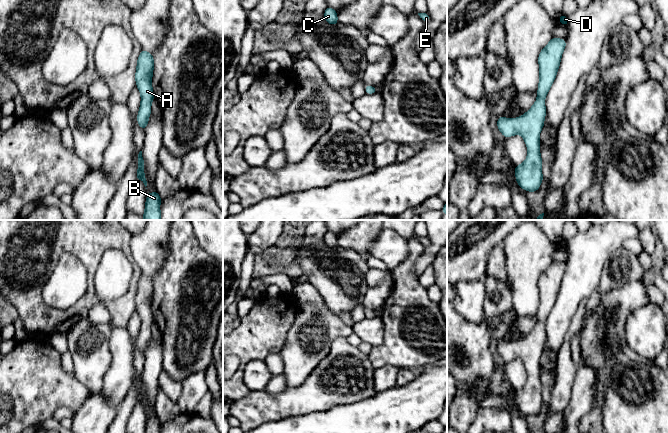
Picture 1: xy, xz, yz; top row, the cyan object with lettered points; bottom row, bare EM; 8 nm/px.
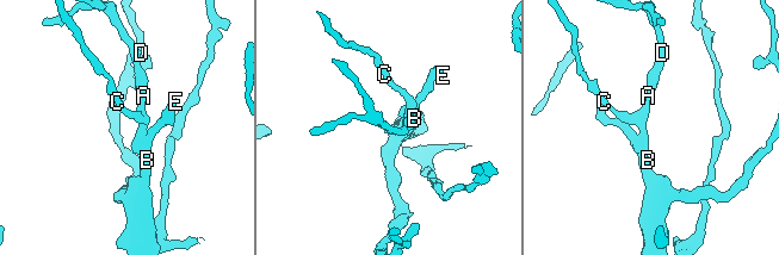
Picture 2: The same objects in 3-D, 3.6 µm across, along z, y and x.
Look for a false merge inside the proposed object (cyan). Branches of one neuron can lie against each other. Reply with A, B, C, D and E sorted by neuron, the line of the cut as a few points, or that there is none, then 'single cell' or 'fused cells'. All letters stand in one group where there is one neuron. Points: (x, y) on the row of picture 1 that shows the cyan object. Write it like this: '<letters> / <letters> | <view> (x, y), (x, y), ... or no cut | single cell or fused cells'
A B C D E | no cut | single cell

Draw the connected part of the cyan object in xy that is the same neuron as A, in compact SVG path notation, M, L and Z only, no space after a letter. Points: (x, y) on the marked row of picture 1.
M141 50L137 61L135 80L136 86L141 94L141 103L137 115L137 122L144 131L151 114L151 103L154 100L153 88L151 84L153 68L153 55L147 51Z

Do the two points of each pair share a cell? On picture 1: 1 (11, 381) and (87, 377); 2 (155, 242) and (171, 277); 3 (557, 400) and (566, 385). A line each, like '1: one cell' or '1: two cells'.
1: two cells
2: two cells
3: one cell

